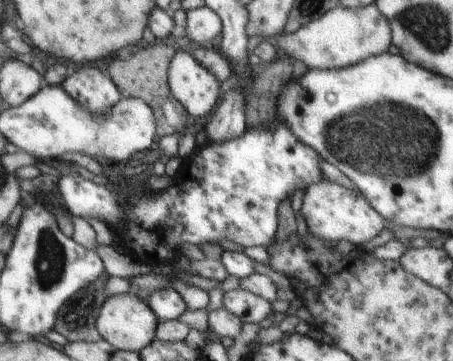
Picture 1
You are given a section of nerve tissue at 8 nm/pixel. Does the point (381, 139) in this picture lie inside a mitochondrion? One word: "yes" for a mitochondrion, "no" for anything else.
yes

